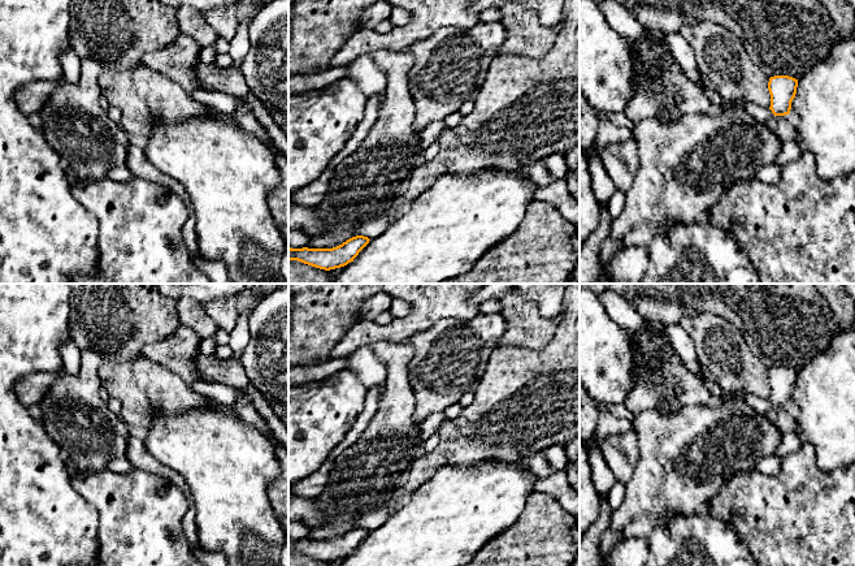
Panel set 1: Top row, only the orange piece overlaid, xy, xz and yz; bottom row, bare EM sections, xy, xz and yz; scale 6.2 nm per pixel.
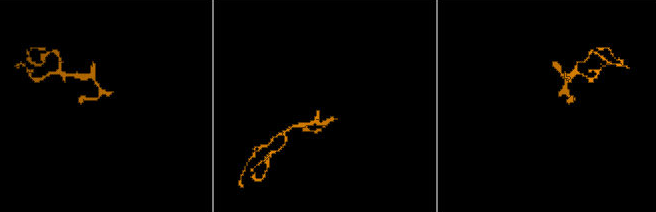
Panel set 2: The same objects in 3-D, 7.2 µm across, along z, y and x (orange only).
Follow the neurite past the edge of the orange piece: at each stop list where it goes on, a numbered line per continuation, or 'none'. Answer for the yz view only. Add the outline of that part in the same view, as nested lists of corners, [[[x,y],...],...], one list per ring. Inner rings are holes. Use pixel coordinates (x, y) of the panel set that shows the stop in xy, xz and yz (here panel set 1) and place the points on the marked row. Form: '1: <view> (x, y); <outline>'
1: yz (764, 115); [[[745,103],[743,105],[735,105],[735,108],[742,109],[743,112],[750,115],[755,120],[760,122],[765,122],[765,124],[771,122],[774,117],[774,115],[772,113],[769,108],[763,108],[756,104],[751,104],[751,103]]]

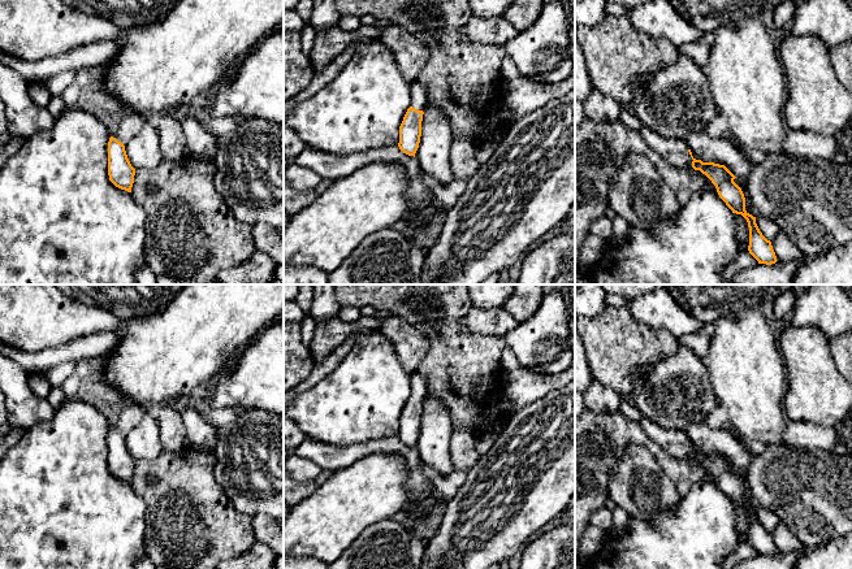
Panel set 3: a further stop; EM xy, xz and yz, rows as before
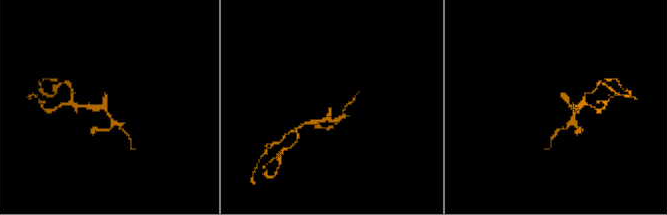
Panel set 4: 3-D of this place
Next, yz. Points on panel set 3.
1: yz (674, 151); [[[641,127],[639,133],[649,148],[663,157],[670,165],[678,168],[692,168],[693,160],[684,140],[661,136],[646,127]]]

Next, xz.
1: xz (418, 94); [[[418,81],[412,82],[410,107],[424,112],[425,99],[427,99],[427,92],[425,92],[424,87]]]

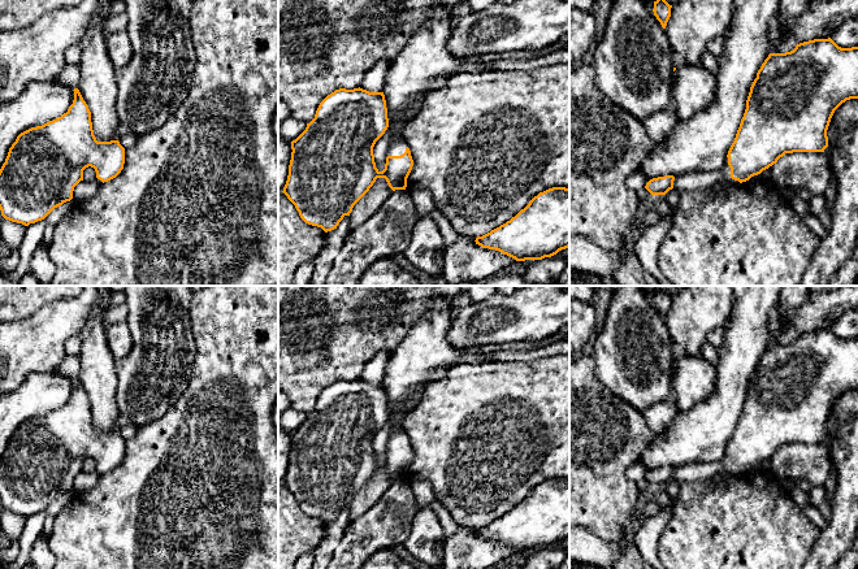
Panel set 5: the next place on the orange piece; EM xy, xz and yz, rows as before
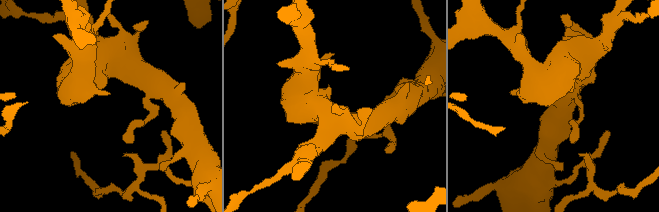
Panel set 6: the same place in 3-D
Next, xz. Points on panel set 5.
1: xz (398, 146); [[[394,136],[390,142],[387,156],[400,156],[406,152],[406,142],[403,138]]]

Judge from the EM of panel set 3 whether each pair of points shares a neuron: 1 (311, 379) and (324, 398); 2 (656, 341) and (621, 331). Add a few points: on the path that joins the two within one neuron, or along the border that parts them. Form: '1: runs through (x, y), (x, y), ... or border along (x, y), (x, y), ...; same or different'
1: border along (338, 364), (297, 396); different
2: runs through (647, 341), (630, 341); same

